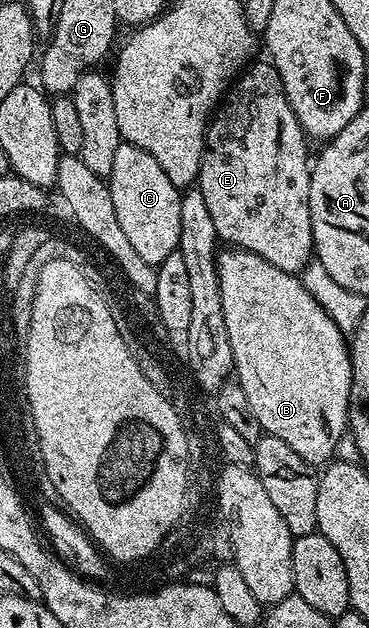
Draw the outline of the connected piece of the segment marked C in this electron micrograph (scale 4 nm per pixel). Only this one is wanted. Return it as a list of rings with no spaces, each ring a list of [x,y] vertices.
[[[120,142],[117,153],[113,155],[113,172],[109,185],[113,196],[113,209],[117,212],[117,224],[121,224],[121,232],[125,232],[129,244],[133,244],[137,256],[141,256],[145,264],[159,266],[165,256],[178,251],[181,236],[181,190],[173,184],[173,180],[169,180],[169,176],[165,176],[161,164],[157,164],[157,160],[149,156],[149,152],[128,142]]]

